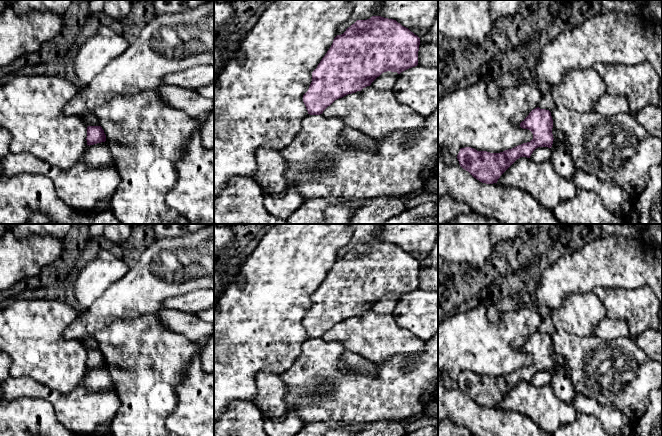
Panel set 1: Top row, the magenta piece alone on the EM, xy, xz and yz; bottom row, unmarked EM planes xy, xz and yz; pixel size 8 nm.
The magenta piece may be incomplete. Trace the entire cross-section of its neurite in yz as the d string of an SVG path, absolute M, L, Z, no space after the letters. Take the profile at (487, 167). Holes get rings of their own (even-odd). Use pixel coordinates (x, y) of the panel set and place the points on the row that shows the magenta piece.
M539 107L533 109L520 123L520 127L532 132L533 139L530 142L500 153L461 148L457 155L460 166L480 182L493 184L520 157L530 158L538 147L552 147L553 119L549 110Z

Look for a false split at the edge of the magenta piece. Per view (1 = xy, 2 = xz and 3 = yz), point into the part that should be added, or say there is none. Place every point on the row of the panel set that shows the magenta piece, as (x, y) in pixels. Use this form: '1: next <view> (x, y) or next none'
1: next none
2: next none
3: next none

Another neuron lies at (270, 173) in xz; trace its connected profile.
M260 147L255 152L256 172L252 177L263 193L277 196L288 190L281 150Z

